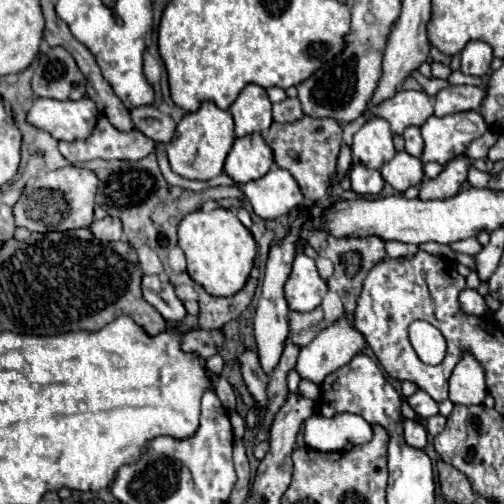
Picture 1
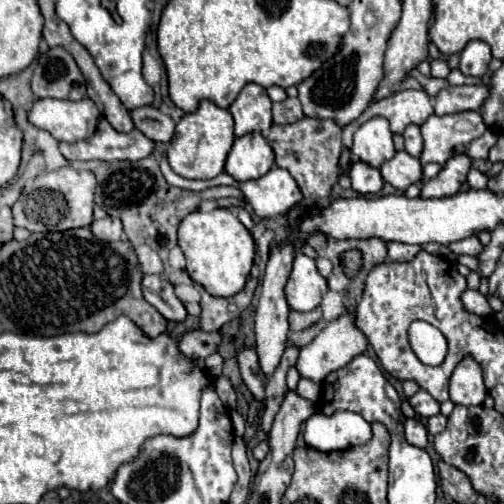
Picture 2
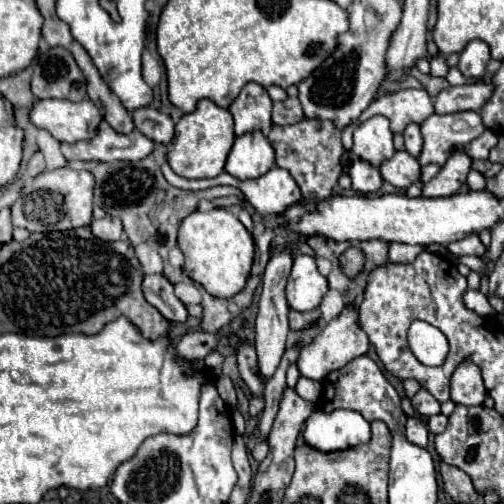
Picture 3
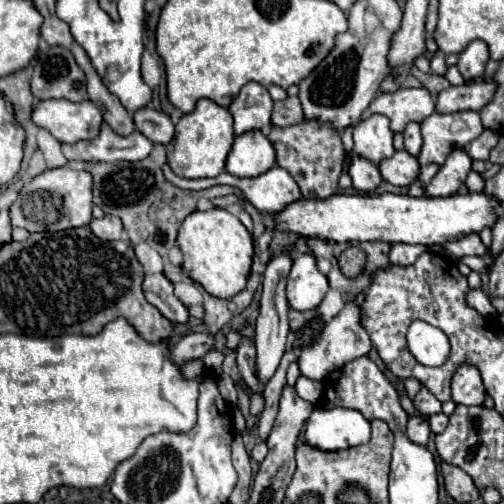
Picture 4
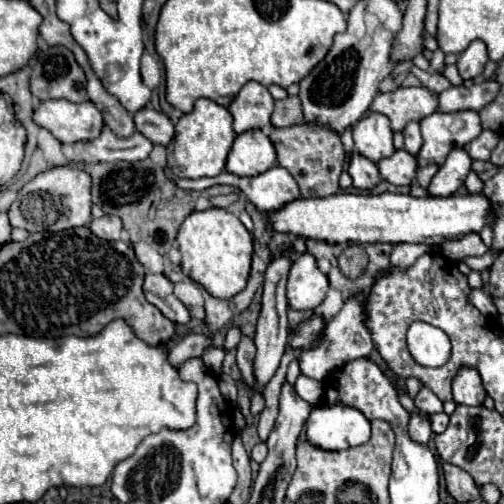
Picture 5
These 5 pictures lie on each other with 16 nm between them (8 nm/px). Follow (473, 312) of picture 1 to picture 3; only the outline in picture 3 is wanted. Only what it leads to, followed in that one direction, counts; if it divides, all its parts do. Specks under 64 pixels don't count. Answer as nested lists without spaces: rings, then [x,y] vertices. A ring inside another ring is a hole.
[[[466,290],[464,296],[462,296],[462,300],[464,300],[464,306],[466,306],[468,310],[472,310],[472,312],[476,312],[476,314],[480,314],[480,316],[496,314],[496,312],[492,310],[492,306],[488,304],[488,298],[486,298],[482,292],[478,292],[478,290]]]

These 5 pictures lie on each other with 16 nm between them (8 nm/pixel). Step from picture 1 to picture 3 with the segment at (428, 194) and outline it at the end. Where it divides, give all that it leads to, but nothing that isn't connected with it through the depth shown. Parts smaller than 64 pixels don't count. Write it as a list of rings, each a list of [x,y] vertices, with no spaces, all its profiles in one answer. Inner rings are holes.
[[[454,152],[442,170],[422,186],[422,198],[444,198],[444,196],[454,196],[460,186],[466,182],[466,174],[470,172],[472,160],[468,158],[466,152]]]

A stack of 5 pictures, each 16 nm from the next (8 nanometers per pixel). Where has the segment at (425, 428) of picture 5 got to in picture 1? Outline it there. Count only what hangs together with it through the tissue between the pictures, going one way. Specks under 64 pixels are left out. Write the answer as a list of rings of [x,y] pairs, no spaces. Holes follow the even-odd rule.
[[[404,420],[404,442],[412,448],[424,448],[426,446],[426,430],[418,420]]]

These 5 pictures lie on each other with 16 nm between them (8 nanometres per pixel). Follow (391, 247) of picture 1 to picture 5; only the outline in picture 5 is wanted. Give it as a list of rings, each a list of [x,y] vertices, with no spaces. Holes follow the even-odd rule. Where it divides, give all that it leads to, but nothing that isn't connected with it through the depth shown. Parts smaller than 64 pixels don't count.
[[[396,244],[392,248],[390,262],[398,268],[408,268],[416,262],[418,256],[422,256],[428,250],[430,250],[430,246],[426,246],[426,244]]]

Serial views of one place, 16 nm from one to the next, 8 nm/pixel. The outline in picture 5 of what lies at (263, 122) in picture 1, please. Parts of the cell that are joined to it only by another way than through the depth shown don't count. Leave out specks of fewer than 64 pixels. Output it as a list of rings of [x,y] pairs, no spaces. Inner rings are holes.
[[[248,82],[228,106],[230,114],[234,116],[234,132],[242,134],[254,128],[268,128],[272,108],[274,100],[268,88],[258,82]]]

